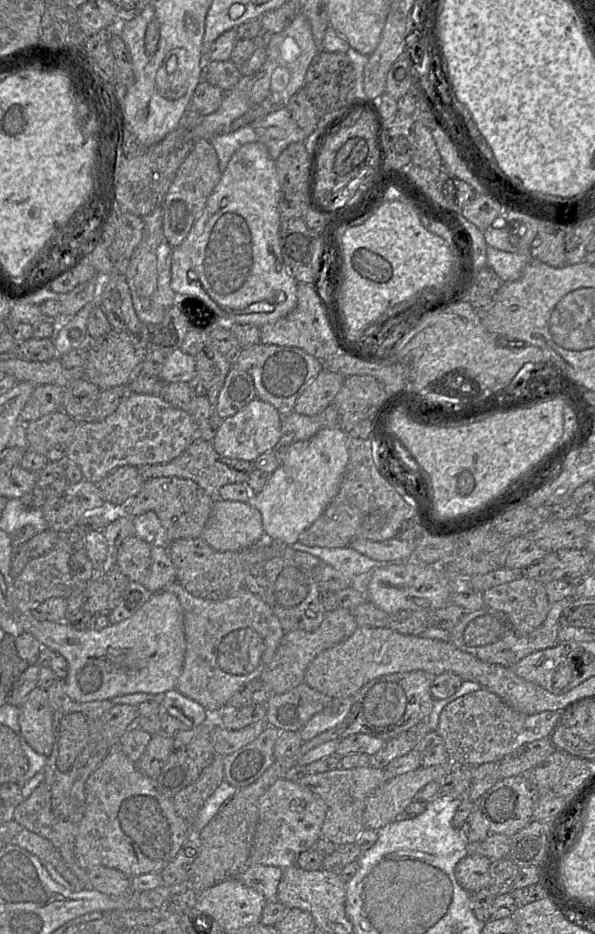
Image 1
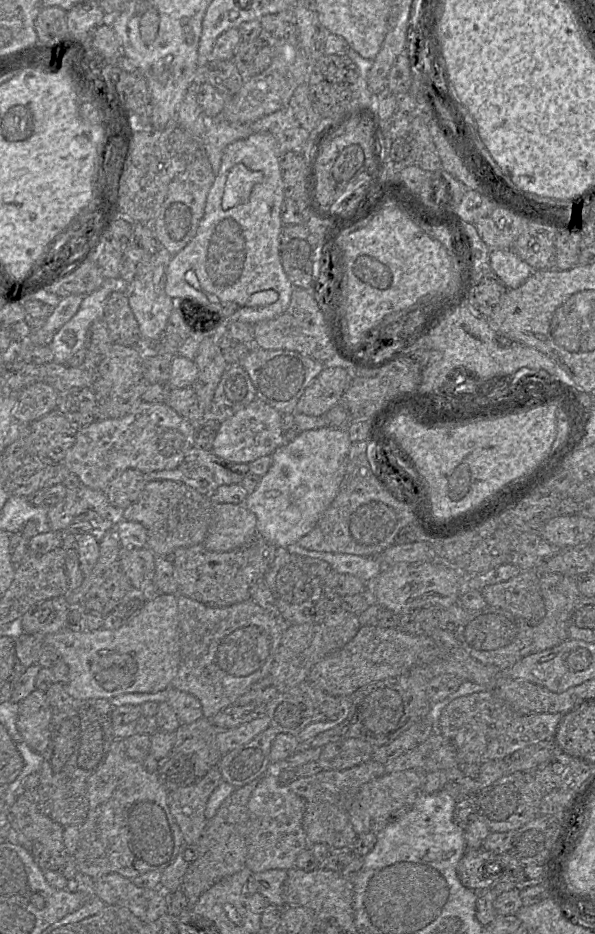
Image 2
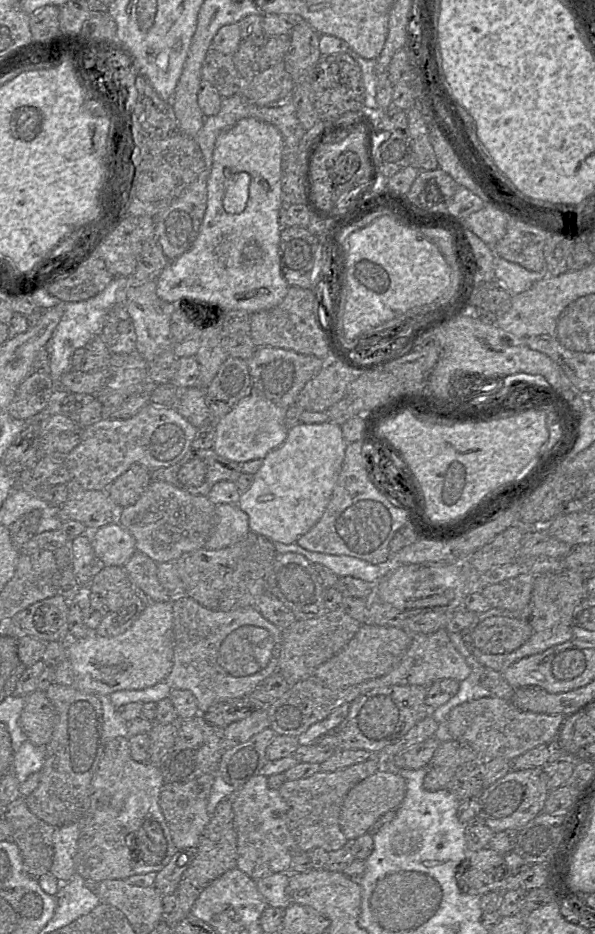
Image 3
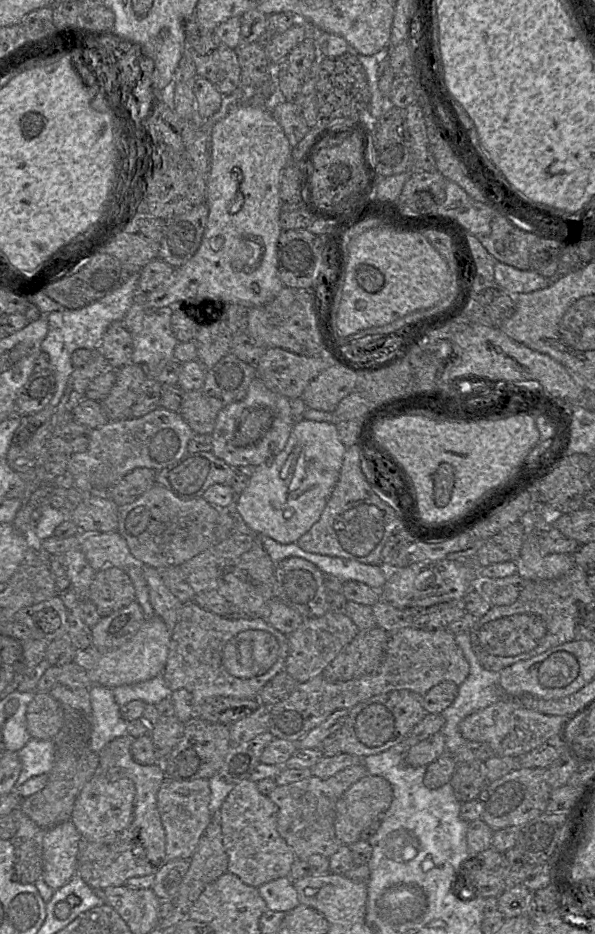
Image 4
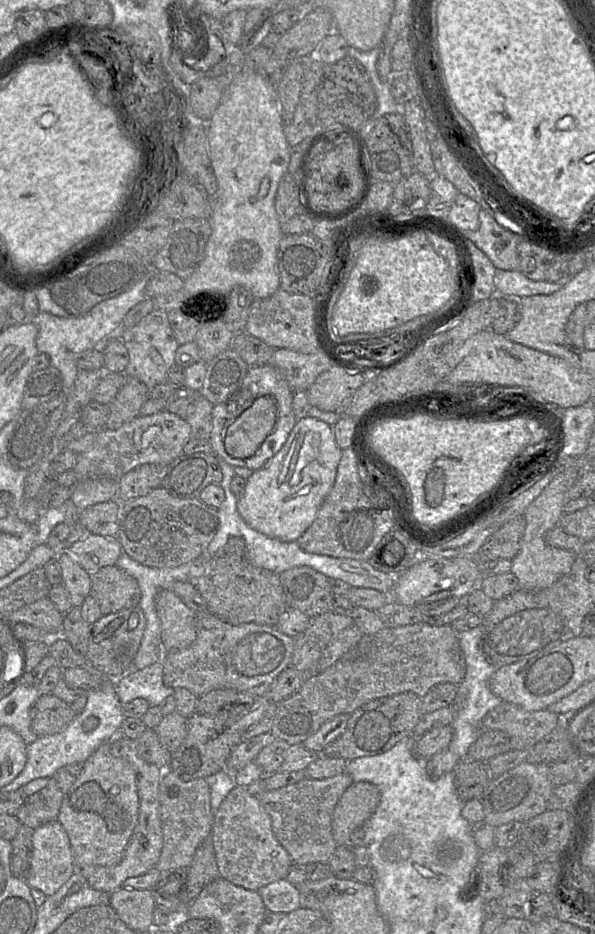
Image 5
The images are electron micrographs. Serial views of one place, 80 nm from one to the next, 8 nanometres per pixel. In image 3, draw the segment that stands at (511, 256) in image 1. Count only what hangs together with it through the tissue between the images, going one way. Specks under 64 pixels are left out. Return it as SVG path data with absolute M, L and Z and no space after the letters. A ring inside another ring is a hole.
M495 256L494 259L494 270L495 270L495 278L500 281L512 294L518 294L524 292L532 287L537 281L541 280L544 276L556 276L556 275L548 275L546 272L535 272L528 270L517 263L510 262L500 256Z

